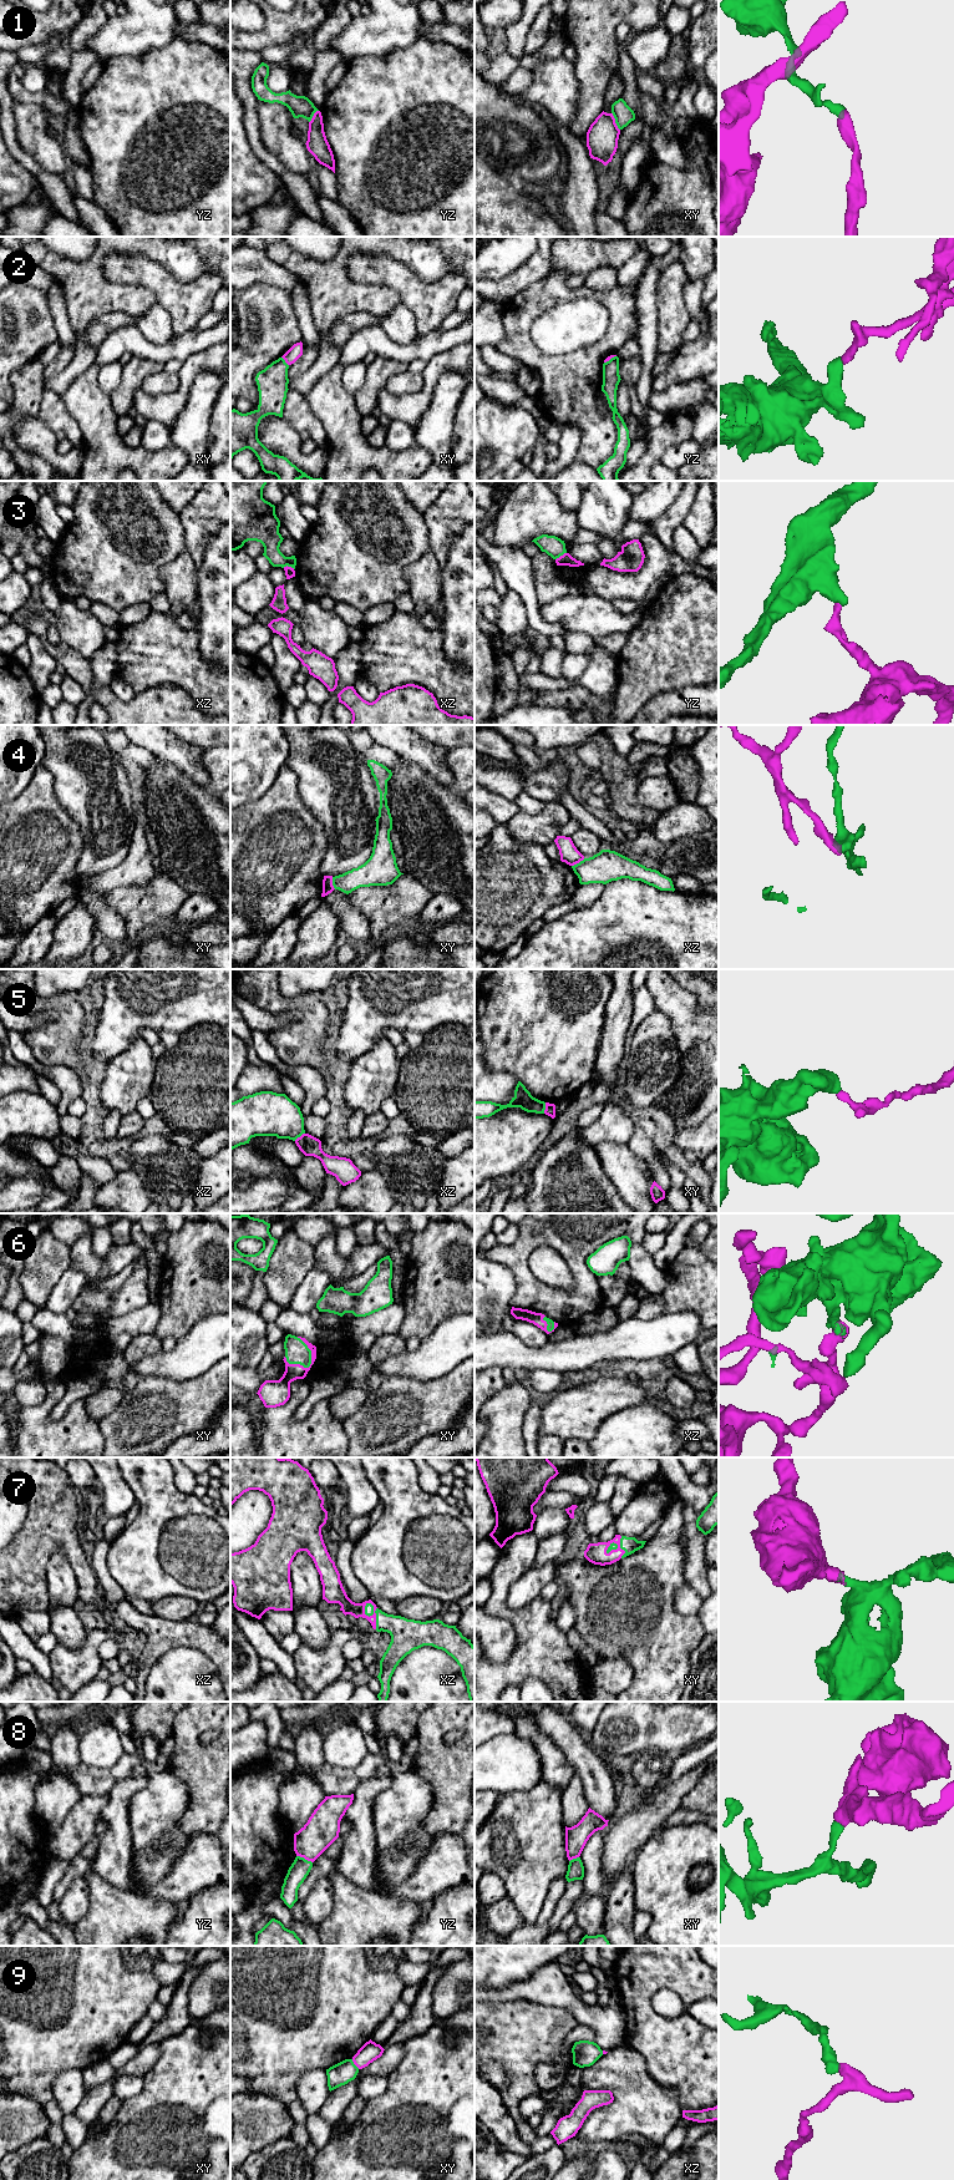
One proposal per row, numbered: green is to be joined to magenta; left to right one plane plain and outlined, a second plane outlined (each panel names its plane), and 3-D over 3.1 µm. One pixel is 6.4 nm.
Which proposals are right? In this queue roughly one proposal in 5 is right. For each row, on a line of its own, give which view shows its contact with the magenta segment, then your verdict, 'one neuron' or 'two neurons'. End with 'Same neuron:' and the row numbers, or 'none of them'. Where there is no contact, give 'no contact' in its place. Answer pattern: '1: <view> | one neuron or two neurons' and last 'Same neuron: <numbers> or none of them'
1: xy | two neurons
2: xy | two neurons
3: xz | two neurons
4: xz | two neurons
5: xy | two neurons
6: xy | two neurons
7: xz | one neuron
8: yz | two neurons
9: xy | two neurons
Same neuron: 7

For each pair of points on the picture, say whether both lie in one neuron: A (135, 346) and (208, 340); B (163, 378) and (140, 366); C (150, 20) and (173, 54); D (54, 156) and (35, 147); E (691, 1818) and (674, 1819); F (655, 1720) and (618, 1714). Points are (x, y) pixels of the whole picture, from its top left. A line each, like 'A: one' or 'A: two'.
A: one
B: two
C: two
D: one
E: one
F: one

